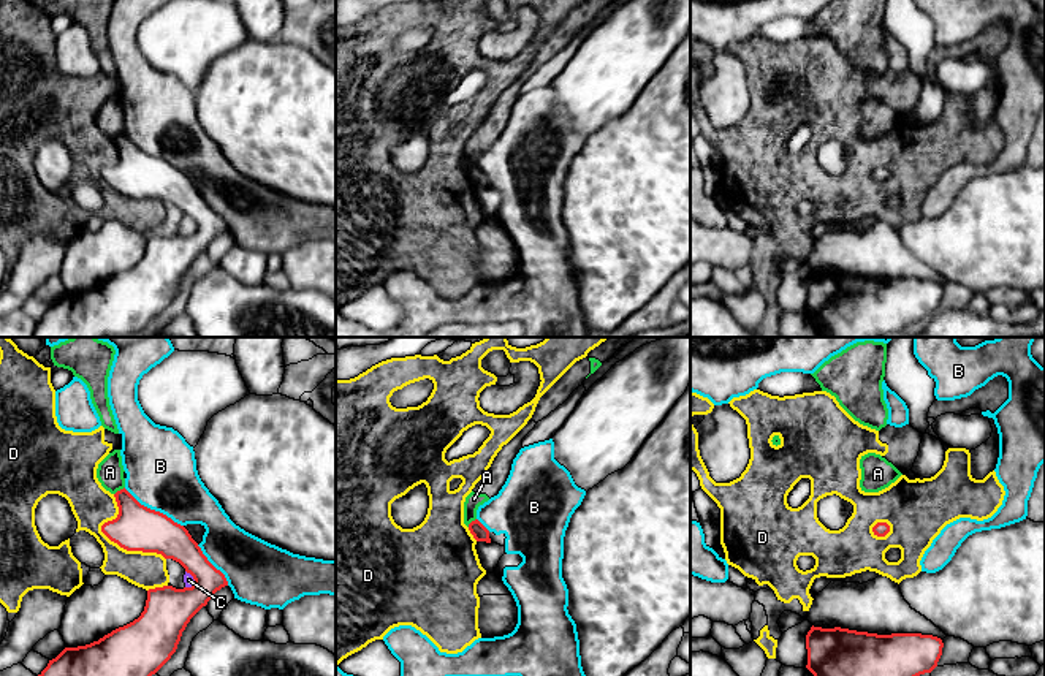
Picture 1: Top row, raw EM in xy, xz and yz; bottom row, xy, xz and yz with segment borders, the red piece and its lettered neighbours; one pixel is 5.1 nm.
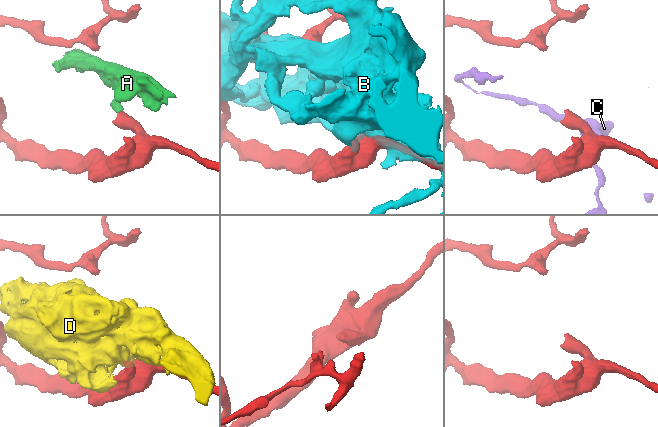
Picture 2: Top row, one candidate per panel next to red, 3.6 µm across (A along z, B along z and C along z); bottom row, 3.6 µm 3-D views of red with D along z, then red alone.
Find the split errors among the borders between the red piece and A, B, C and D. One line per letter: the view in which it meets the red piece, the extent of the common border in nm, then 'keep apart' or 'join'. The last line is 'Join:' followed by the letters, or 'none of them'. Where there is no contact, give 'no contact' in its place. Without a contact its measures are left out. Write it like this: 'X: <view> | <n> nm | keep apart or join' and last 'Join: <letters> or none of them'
A: xy | 70 nm | keep apart
B: xy | 360 nm | keep apart
C: xy | 100 nm | keep apart
D: xy | 420 nm | keep apart
Join: none of them

